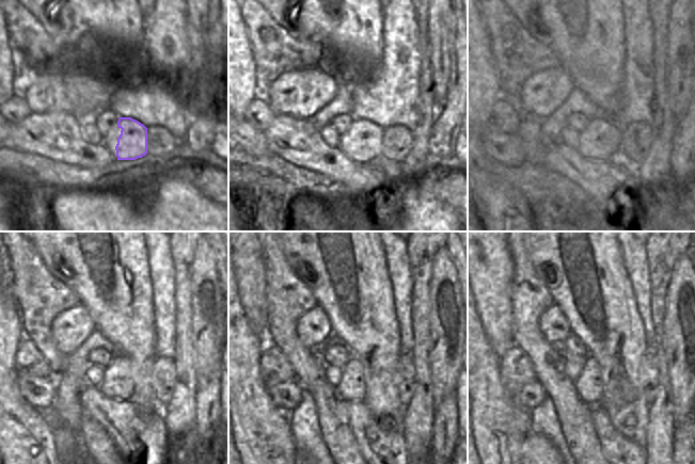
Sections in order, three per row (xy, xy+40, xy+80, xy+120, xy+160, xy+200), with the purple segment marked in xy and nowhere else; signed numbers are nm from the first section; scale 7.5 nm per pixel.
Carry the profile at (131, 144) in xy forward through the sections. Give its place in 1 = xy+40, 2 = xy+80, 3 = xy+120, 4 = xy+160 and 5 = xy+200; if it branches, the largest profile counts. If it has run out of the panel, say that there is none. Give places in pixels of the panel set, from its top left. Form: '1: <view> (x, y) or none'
1: xy+40 (368, 146)
2: xy+80 (609, 139)
3: xy+120 (125, 384)
4: xy+160 (360, 384)
5: xy+200 (598, 384)

